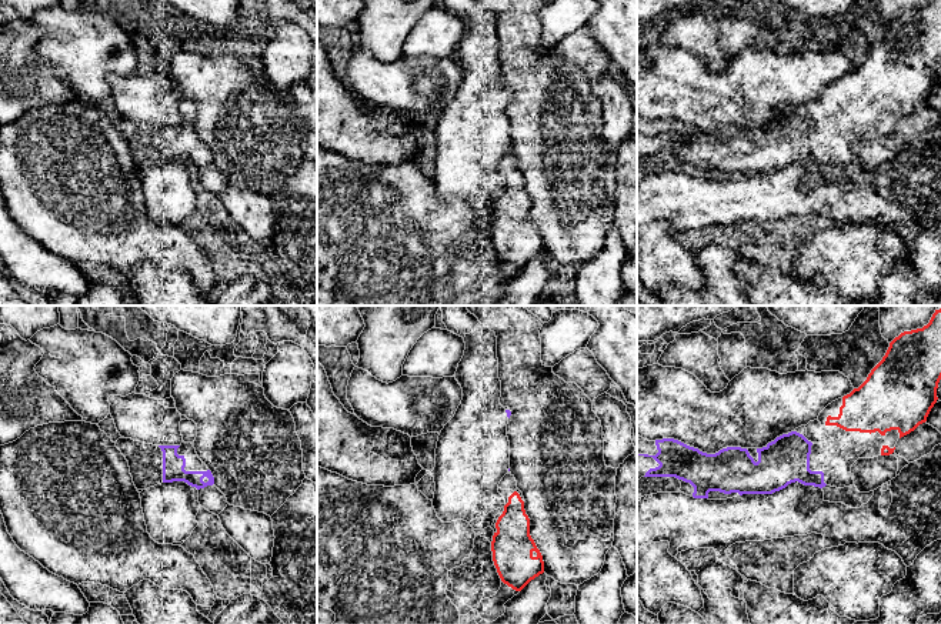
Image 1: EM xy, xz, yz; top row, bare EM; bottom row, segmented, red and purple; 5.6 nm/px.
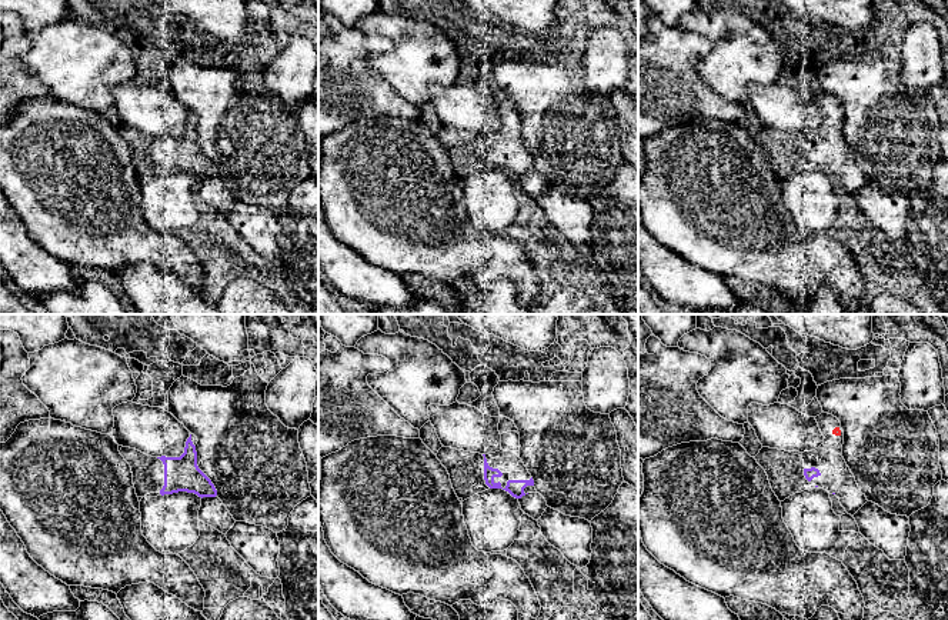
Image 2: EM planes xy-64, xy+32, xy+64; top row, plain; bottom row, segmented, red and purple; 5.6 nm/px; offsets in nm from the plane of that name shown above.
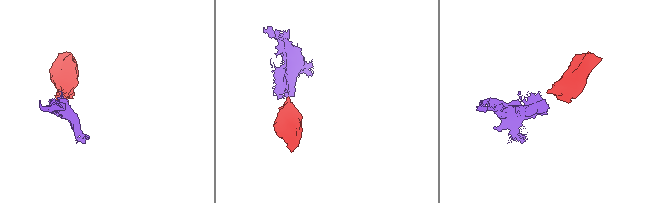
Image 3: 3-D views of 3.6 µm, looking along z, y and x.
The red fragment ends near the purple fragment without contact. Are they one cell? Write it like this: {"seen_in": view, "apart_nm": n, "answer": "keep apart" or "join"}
{"seen_in": "yz", "apart_nm": 130, "answer": "join"}

